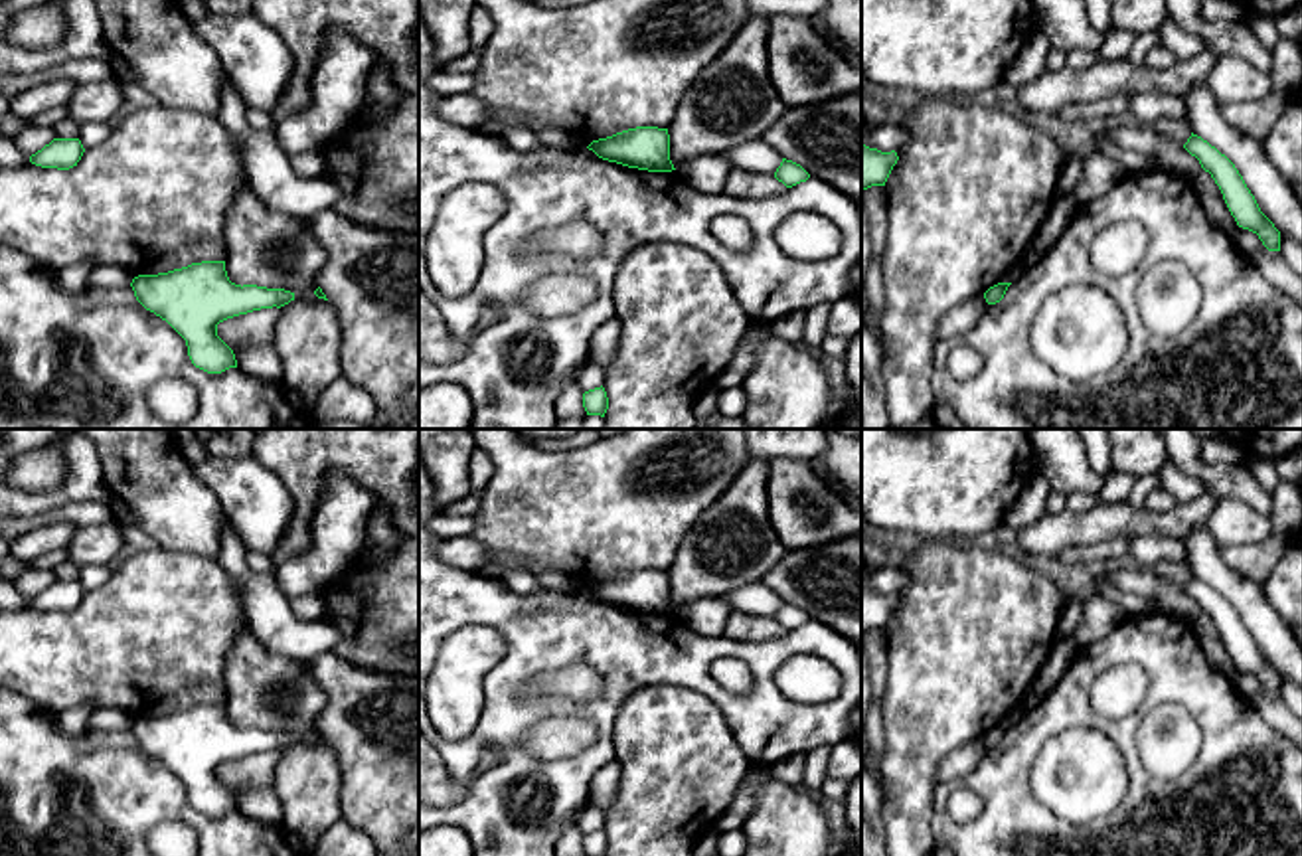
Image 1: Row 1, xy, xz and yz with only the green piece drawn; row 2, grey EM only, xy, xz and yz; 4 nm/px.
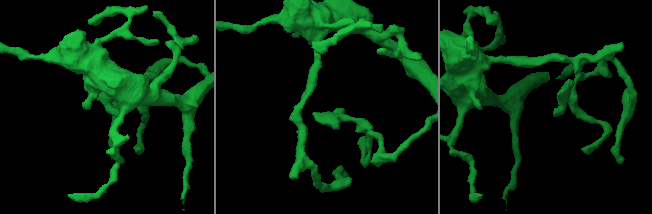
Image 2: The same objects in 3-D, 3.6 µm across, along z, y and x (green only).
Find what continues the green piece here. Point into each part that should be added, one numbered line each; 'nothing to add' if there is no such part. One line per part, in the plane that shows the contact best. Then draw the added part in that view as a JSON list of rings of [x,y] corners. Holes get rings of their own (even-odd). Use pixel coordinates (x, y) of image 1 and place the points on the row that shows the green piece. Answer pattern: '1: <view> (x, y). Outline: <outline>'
nothing to add

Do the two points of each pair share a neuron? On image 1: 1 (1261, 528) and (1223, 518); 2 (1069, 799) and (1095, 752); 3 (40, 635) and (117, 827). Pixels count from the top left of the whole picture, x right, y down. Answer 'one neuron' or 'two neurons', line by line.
1: one neuron
2: one neuron
3: two neurons

